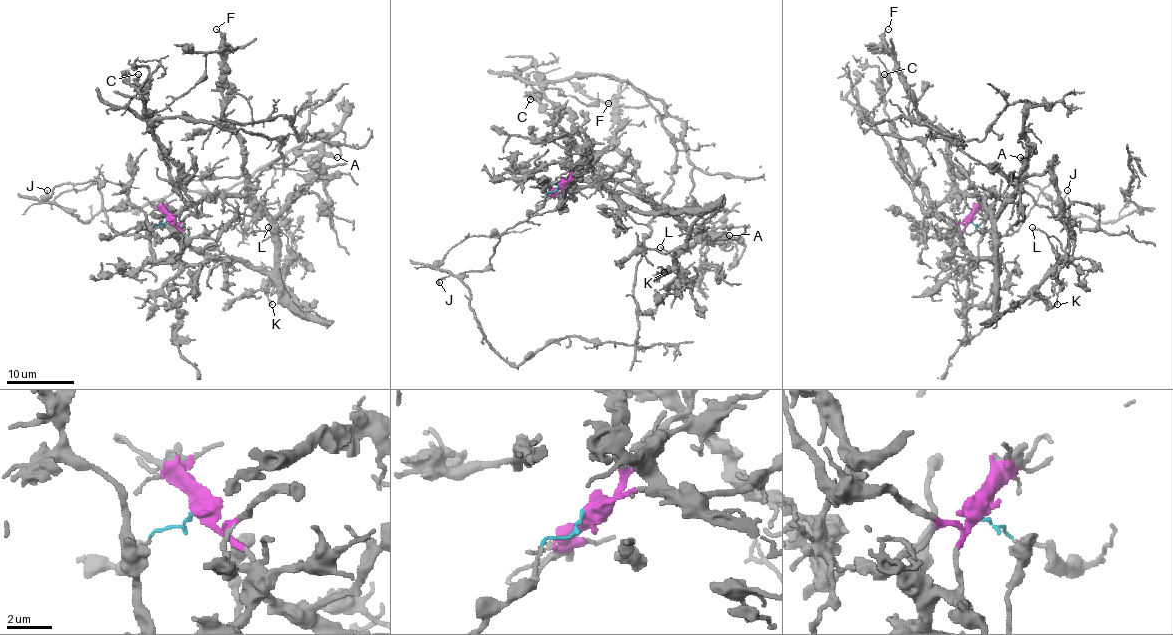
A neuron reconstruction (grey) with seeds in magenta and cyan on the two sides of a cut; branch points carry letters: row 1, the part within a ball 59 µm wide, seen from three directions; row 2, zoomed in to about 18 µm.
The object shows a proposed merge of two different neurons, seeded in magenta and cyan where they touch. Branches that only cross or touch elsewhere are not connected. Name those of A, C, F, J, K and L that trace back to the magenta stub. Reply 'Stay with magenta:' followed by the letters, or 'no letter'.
Stay with magenta: A, C, F, K, L

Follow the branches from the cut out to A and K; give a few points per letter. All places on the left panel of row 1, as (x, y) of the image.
A: (168, 220), (190, 246), (271, 271), (274, 268), (274, 217), (304, 187), (306, 175), (321, 160), (336, 158)
K: (168, 220), (190, 246), (257, 266), (296, 310), (306, 313), (281, 274), (267, 286), (267, 300), (272, 305)

